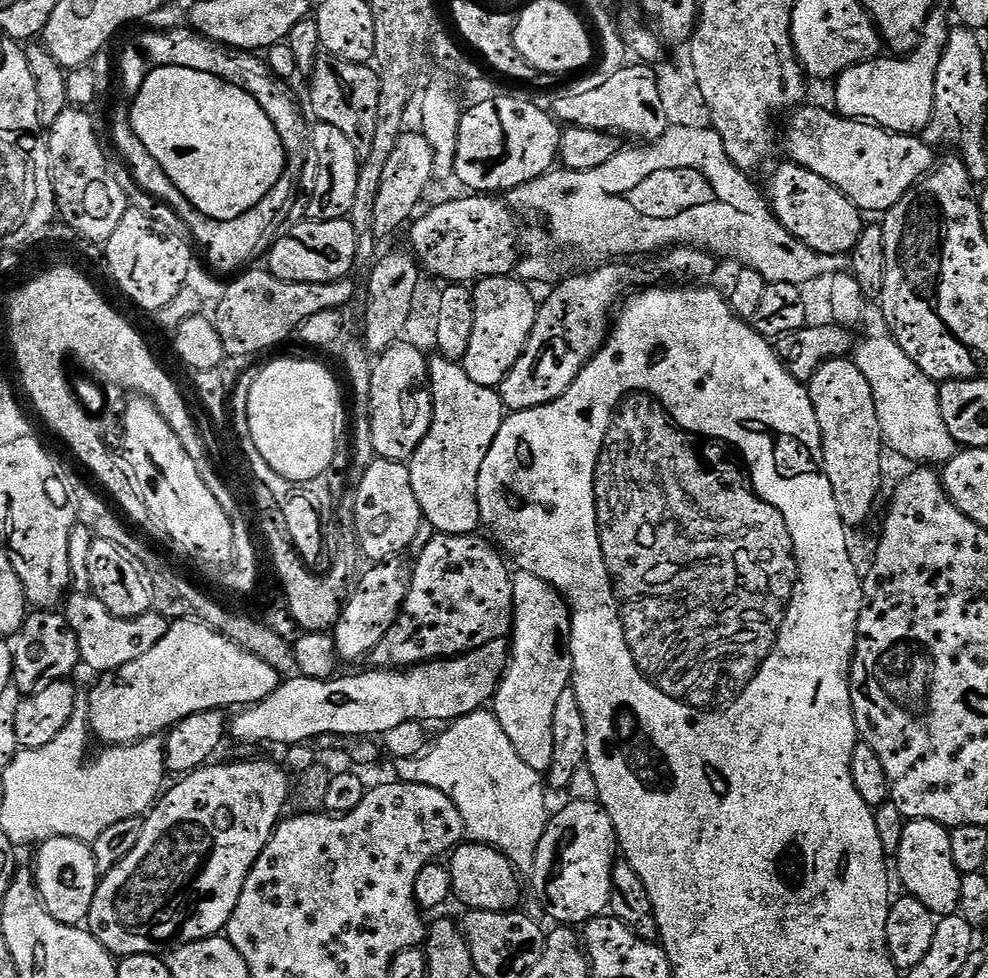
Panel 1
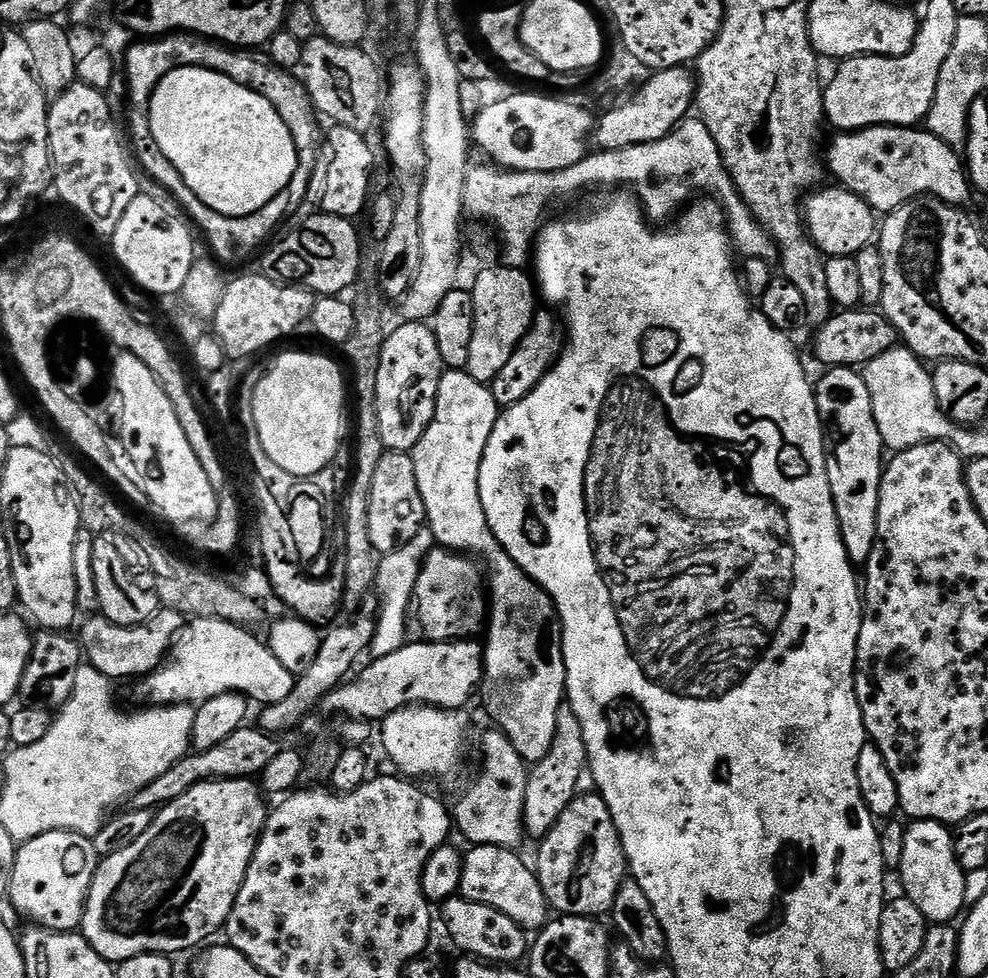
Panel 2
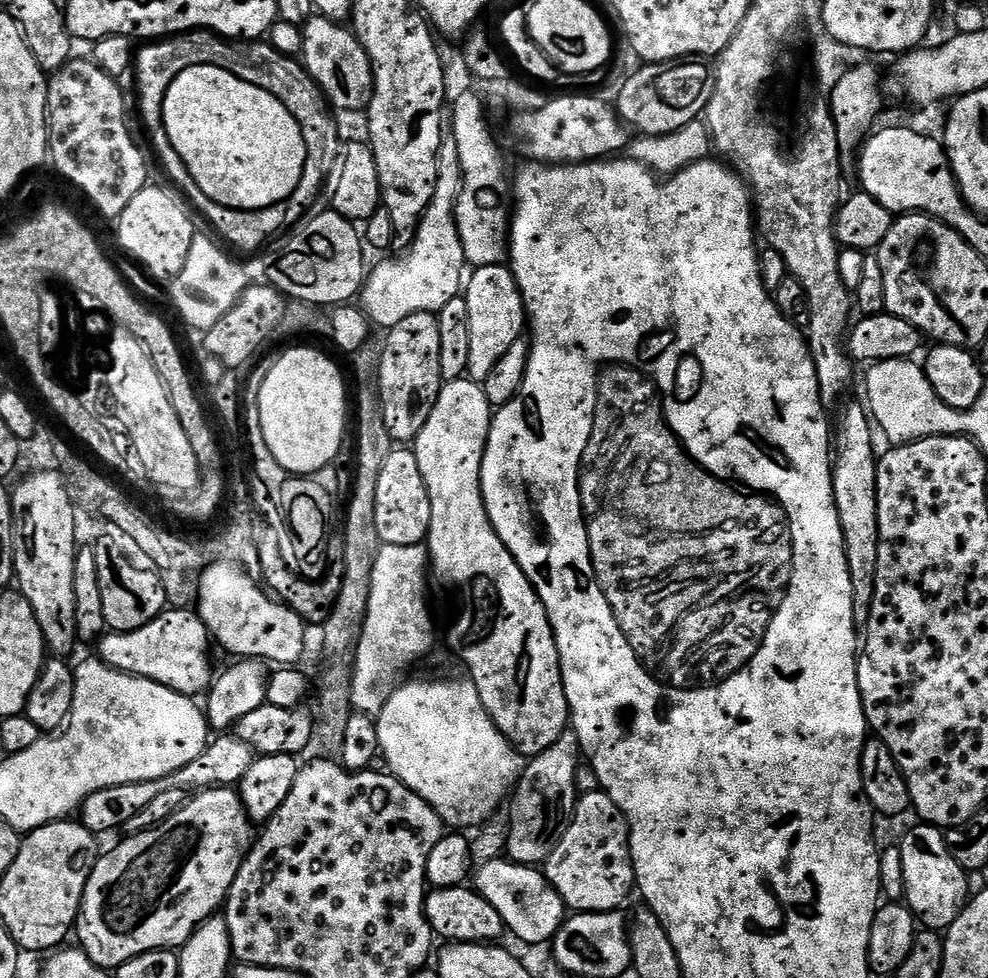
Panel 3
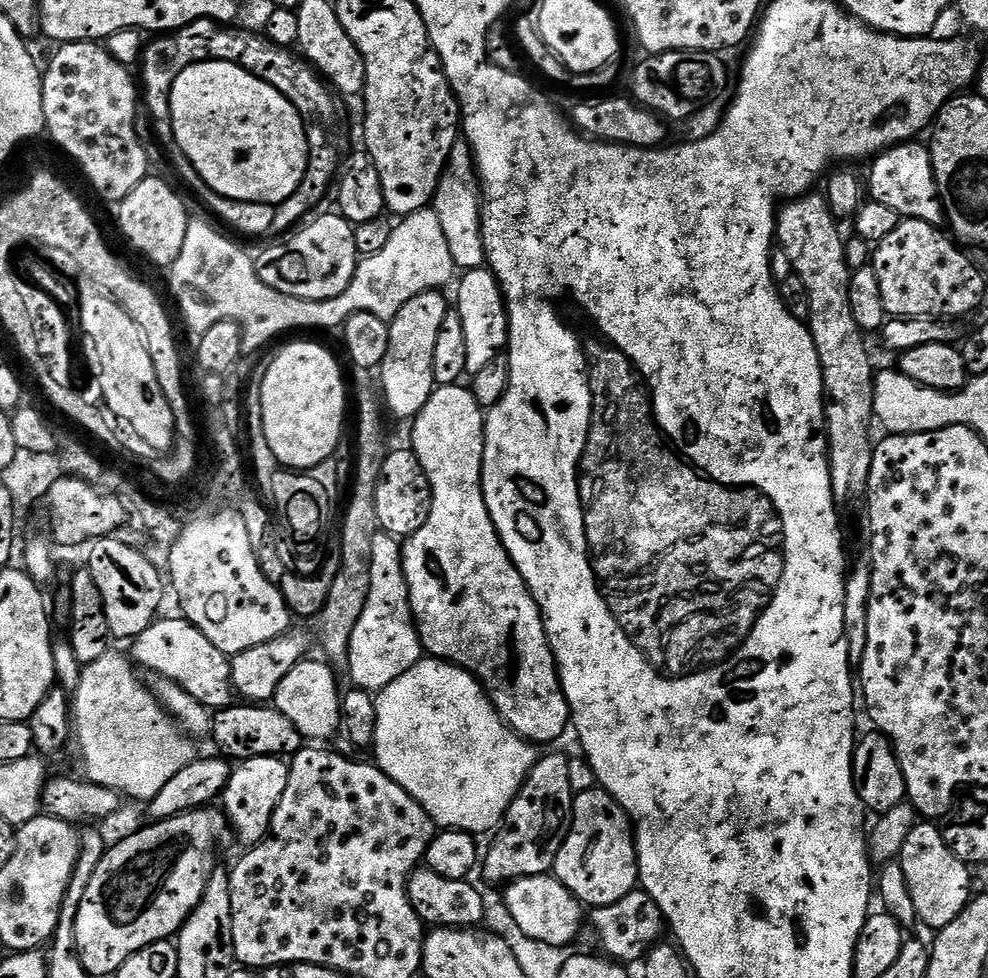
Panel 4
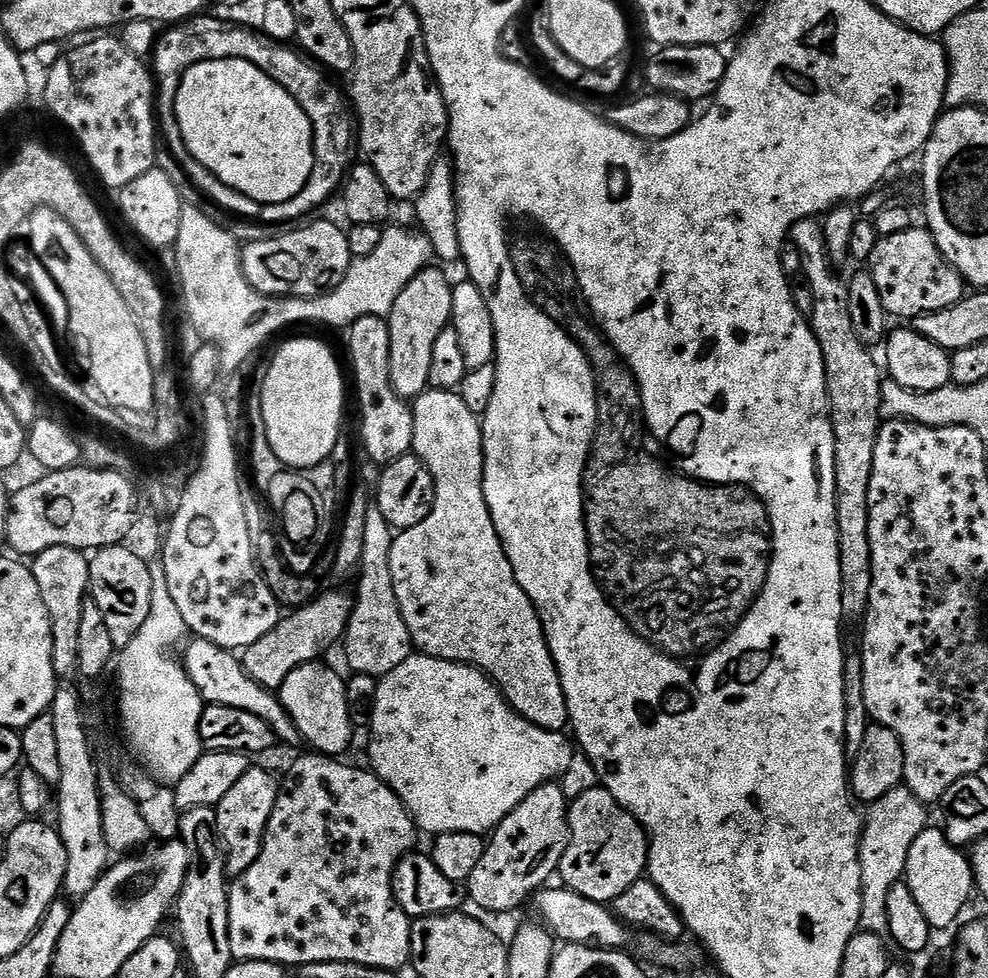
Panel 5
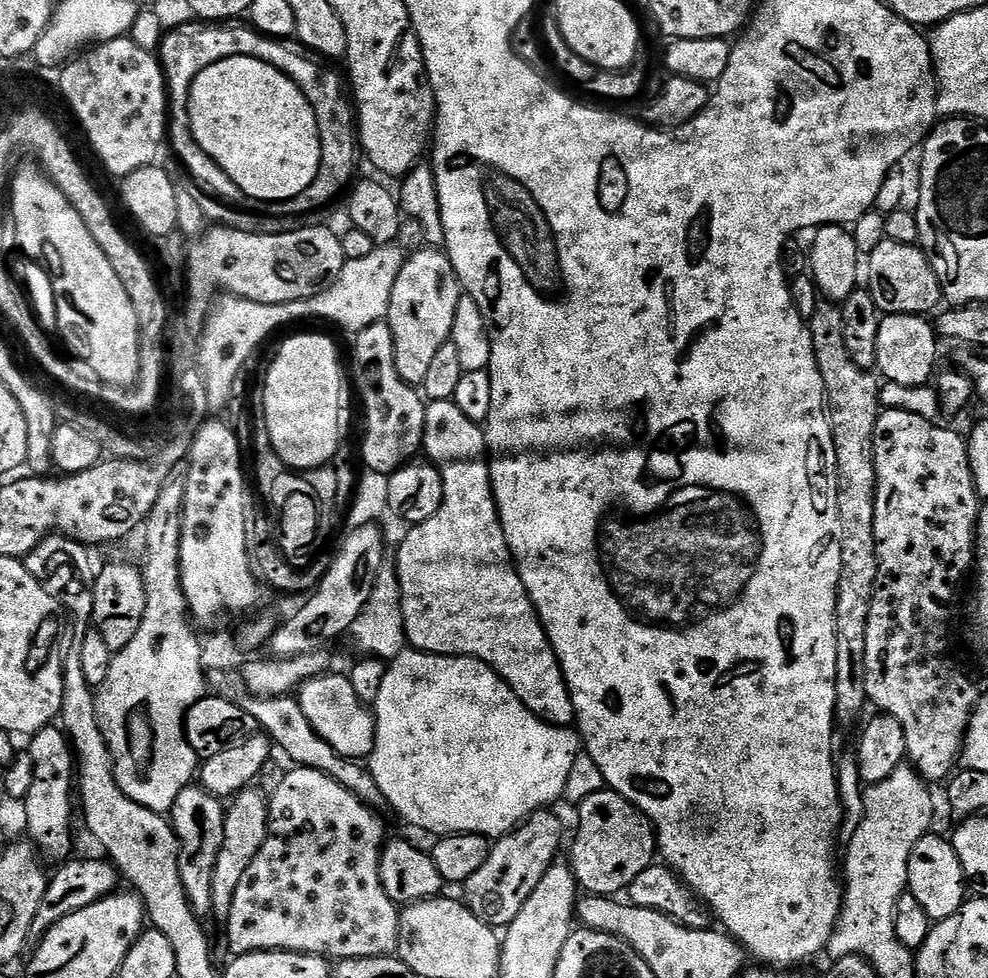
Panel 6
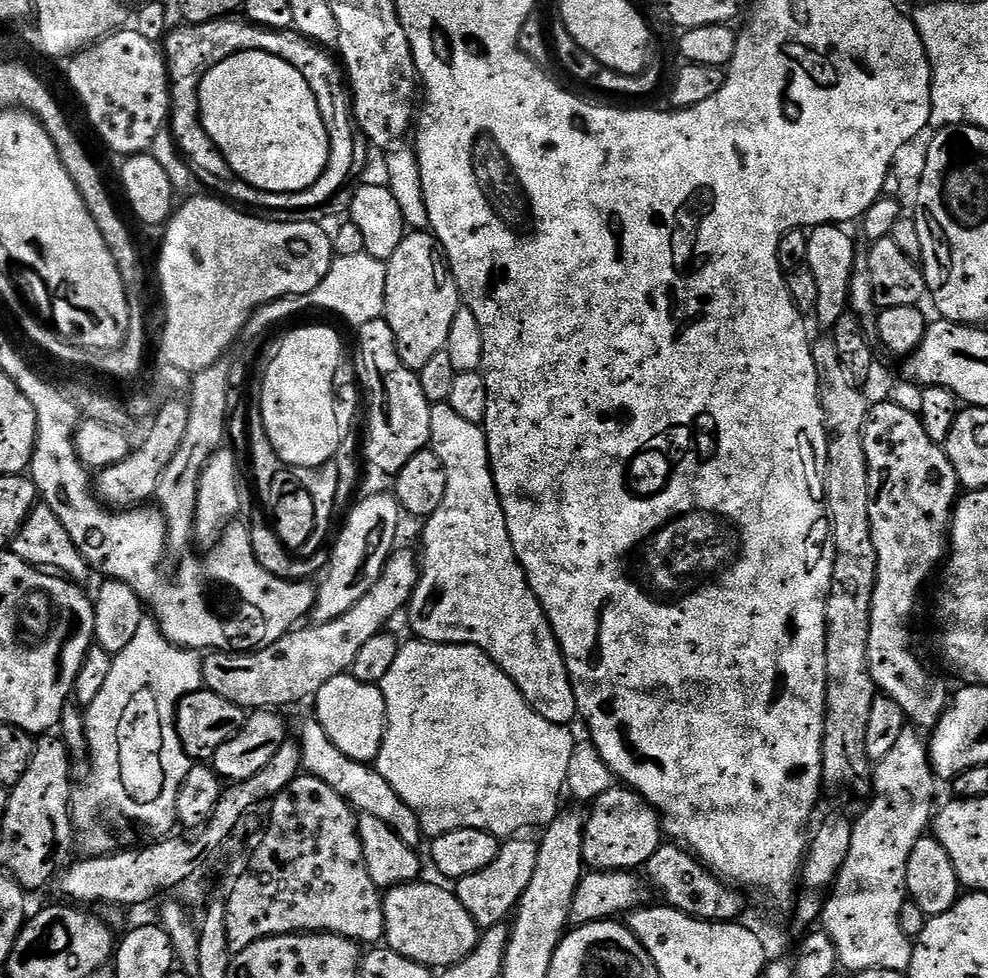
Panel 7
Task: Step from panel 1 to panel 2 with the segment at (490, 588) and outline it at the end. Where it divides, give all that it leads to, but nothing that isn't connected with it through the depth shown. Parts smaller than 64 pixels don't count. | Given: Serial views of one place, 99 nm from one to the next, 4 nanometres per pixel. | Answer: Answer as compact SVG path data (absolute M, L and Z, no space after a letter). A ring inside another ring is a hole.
M433 550L424 558L412 604L410 616L413 621L416 619L421 641L446 642L475 637L475 632L485 627L490 615L490 593L485 573L481 565L467 555Z

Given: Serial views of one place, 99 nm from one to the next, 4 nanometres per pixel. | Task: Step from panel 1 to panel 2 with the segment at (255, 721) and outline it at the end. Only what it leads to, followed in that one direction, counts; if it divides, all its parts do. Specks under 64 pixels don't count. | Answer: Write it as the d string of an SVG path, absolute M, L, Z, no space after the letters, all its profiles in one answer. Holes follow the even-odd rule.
M472 638L416 644L405 642L394 653L375 657L371 661L373 664L365 663L351 679L324 697L322 708L337 712L340 718L371 722L382 722L390 714L413 706L463 709L463 704L470 703L472 695L475 692L477 695L484 683L484 649L476 642Z

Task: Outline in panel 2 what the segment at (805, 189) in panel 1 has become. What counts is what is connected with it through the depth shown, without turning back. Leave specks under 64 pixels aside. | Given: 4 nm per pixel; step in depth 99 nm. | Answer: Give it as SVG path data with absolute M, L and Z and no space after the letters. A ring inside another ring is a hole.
M843 186L835 187L821 187L807 197L802 208L804 222L808 225L808 235L820 247L825 257L850 256L855 258L863 248L869 247L877 239L878 213L858 193Z

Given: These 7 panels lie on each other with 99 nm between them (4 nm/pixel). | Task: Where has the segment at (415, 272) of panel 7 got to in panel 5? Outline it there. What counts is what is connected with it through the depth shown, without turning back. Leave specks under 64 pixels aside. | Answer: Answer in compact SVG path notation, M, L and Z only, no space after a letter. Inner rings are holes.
M429 266L422 269L413 280L398 294L398 302L394 302L392 312L387 316L388 329L390 330L390 382L394 390L405 400L411 402L423 392L429 391L430 361L434 351L434 341L444 328L452 323L452 290L453 281L448 281L448 276L443 272L443 267Z

